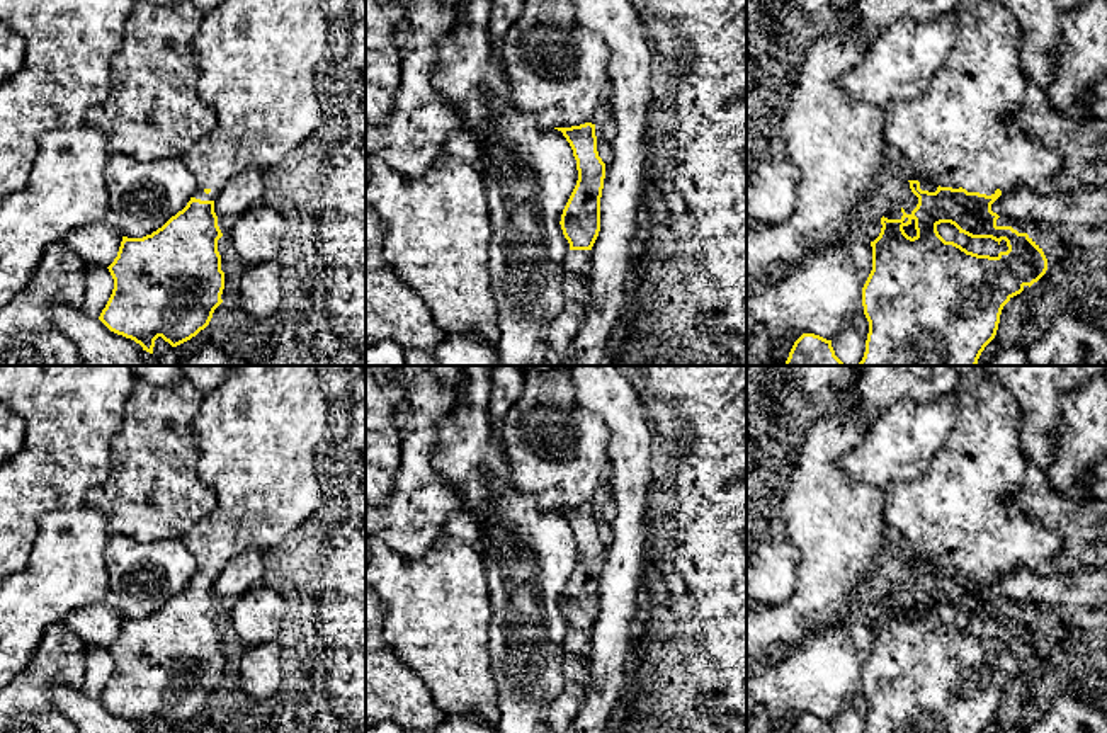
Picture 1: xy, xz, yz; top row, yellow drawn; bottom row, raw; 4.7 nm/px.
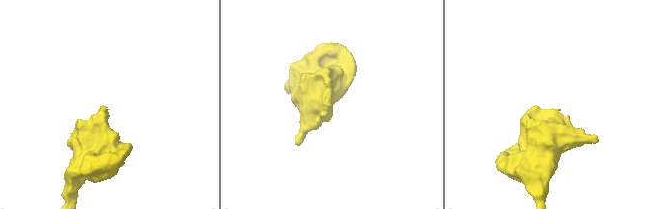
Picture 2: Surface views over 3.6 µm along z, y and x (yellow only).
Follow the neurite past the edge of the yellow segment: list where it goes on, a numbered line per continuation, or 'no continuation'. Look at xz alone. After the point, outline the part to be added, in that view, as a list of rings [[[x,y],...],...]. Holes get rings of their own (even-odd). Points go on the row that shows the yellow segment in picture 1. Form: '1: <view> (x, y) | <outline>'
1: xz (577, 262) | [[[570,250],[566,253],[565,269],[576,276],[588,276],[592,250]]]

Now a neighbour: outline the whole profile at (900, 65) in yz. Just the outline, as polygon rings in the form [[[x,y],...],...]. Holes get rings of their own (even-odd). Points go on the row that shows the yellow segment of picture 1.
[[[954,10],[928,22],[900,19],[872,44],[866,60],[842,75],[838,87],[854,100],[886,109],[922,95],[957,37]]]

